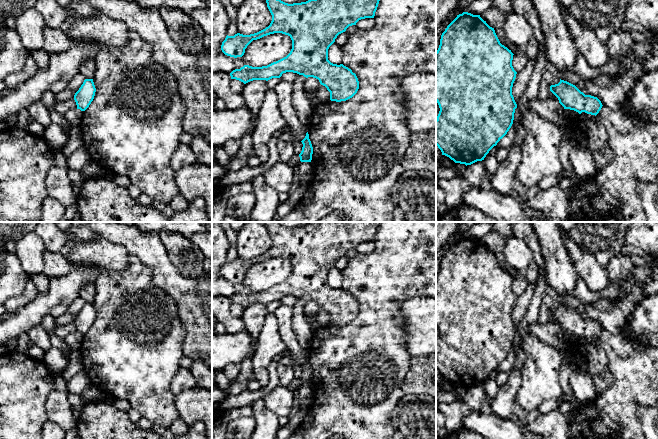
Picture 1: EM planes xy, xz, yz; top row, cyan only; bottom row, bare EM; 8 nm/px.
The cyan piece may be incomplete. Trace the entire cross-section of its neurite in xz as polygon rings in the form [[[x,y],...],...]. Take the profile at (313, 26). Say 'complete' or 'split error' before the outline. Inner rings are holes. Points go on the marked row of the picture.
complete; [[[266,0],[267,7],[272,15],[272,21],[265,29],[250,35],[240,33],[226,36],[222,42],[222,52],[230,57],[242,57],[247,46],[264,36],[282,33],[292,40],[290,53],[267,66],[252,67],[244,65],[230,73],[231,79],[244,84],[253,80],[270,80],[280,78],[283,73],[293,72],[304,77],[313,77],[319,80],[330,92],[330,100],[341,102],[352,98],[359,89],[359,81],[355,73],[343,64],[333,64],[328,60],[328,49],[335,42],[337,36],[346,31],[349,26],[365,18],[374,18],[380,0],[308,0],[301,3],[288,4],[281,0]]]

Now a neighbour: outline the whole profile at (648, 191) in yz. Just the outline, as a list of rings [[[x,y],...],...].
[[[658,178],[652,182],[639,182],[637,189],[648,222],[658,222]]]

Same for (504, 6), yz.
[[[491,0],[491,7],[499,9],[506,15],[513,13],[511,0]]]

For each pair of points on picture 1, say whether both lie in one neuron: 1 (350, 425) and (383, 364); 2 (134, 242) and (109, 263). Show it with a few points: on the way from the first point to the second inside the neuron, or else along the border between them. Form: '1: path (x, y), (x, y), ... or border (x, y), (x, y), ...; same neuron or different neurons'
1: path (354, 410), (354, 393), (368, 379); same neuron
2: border (104, 238), (121, 244), (129, 253); different neurons

